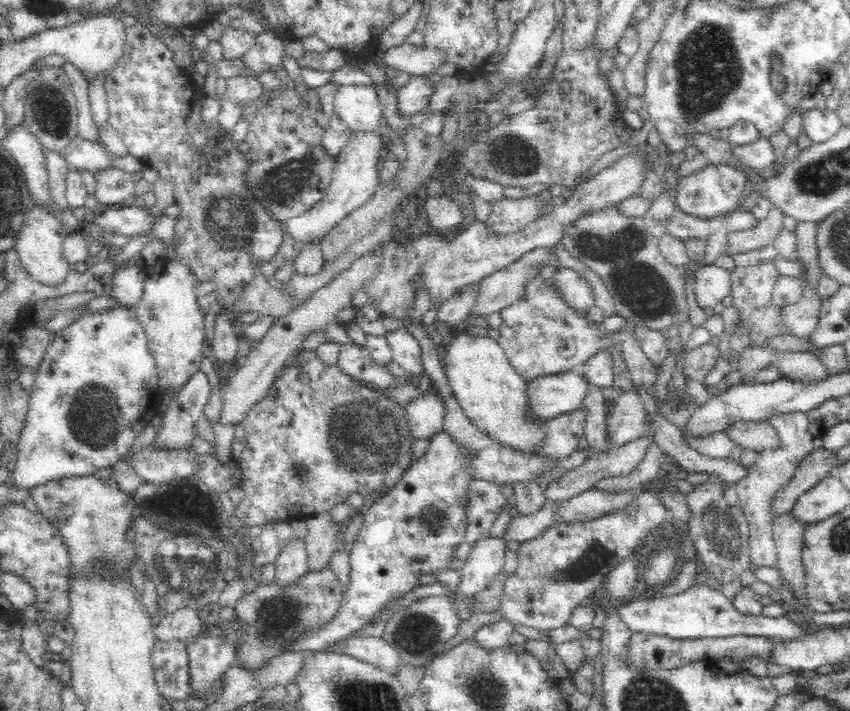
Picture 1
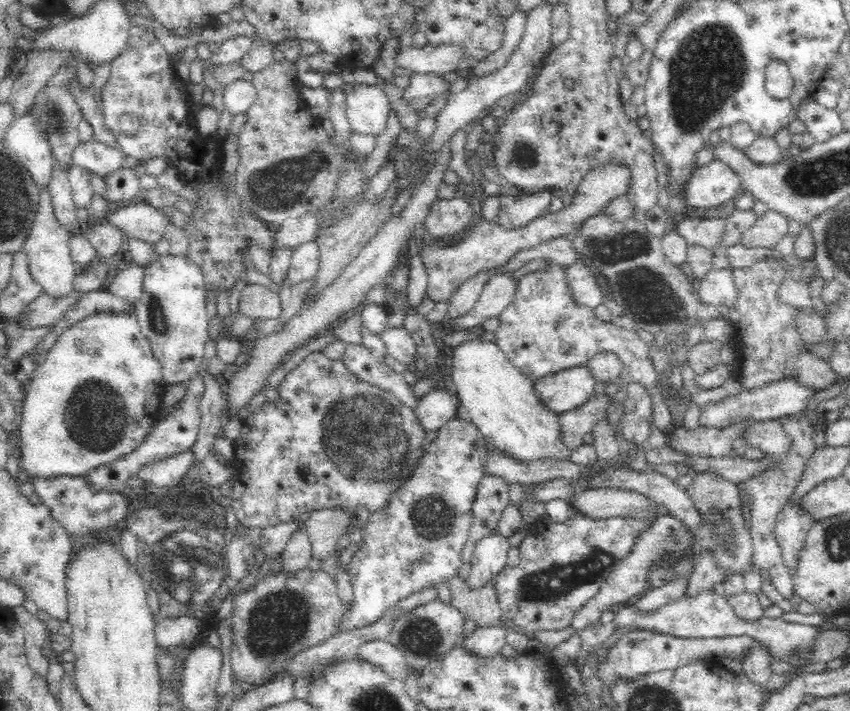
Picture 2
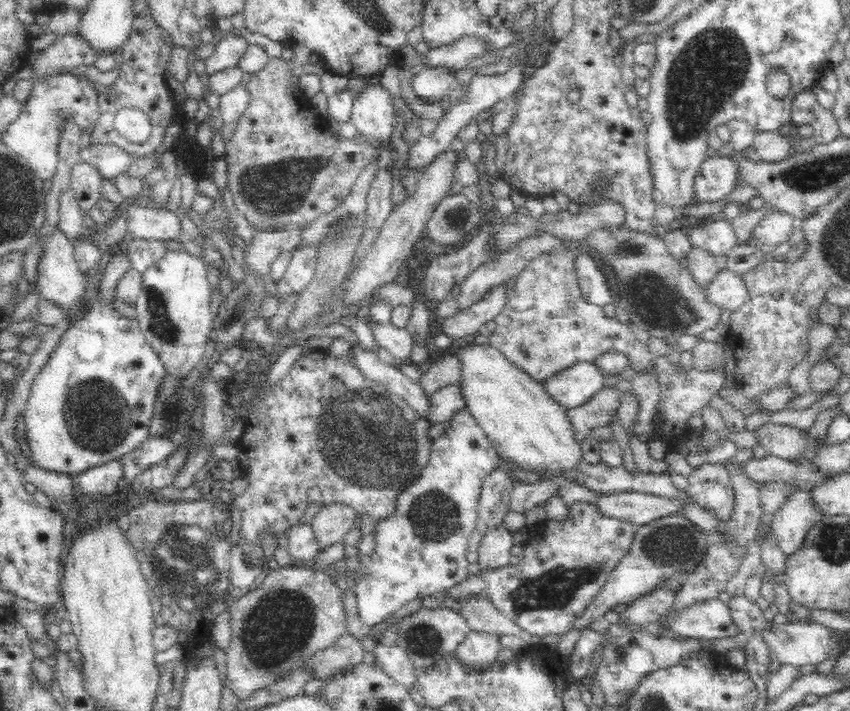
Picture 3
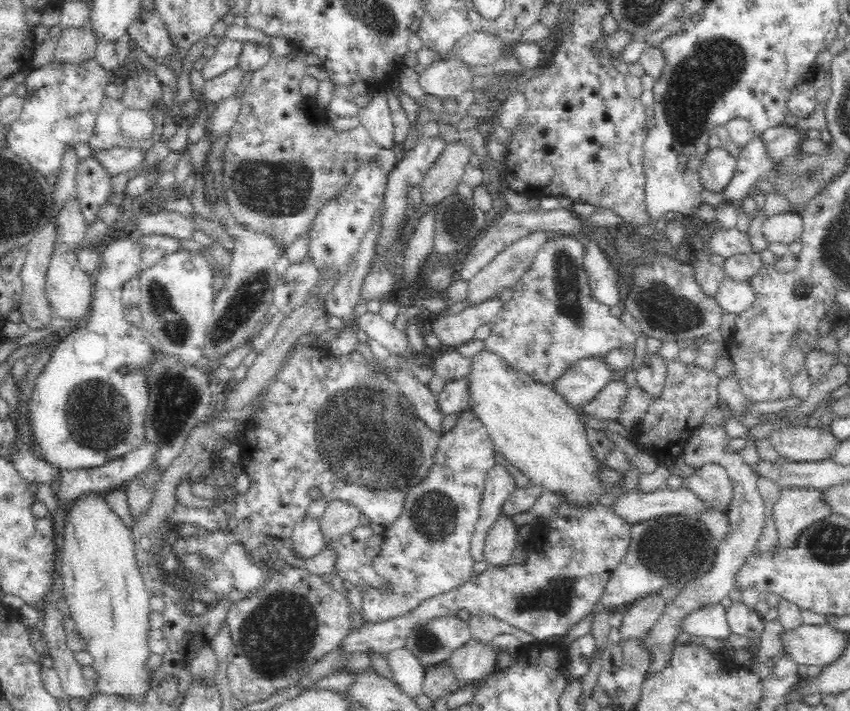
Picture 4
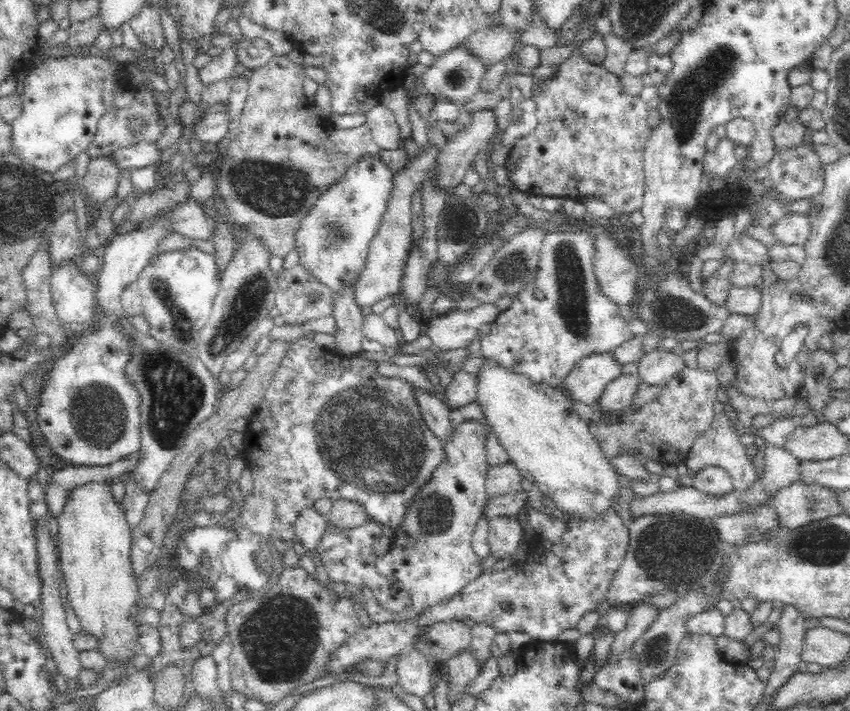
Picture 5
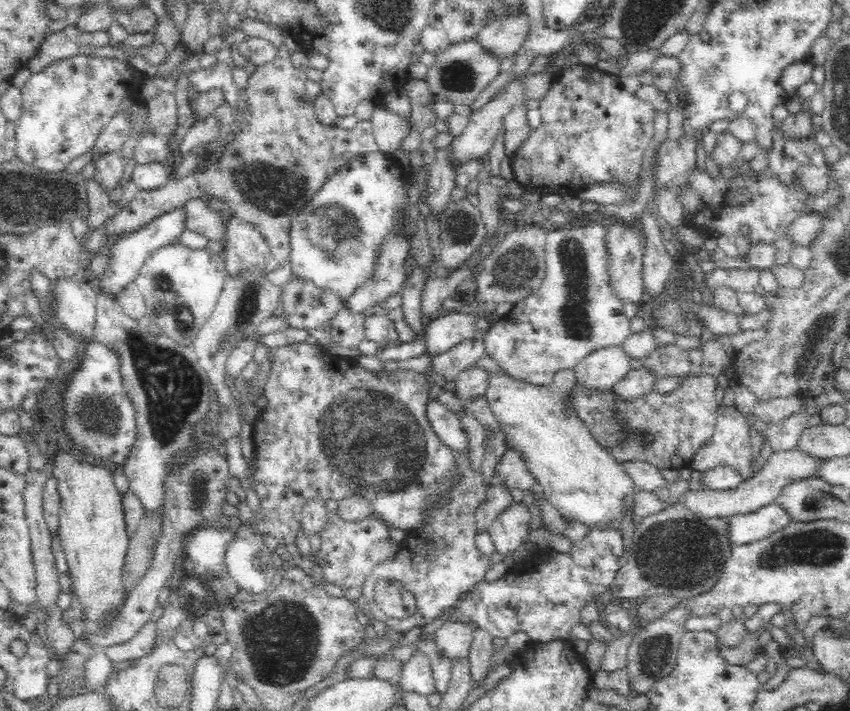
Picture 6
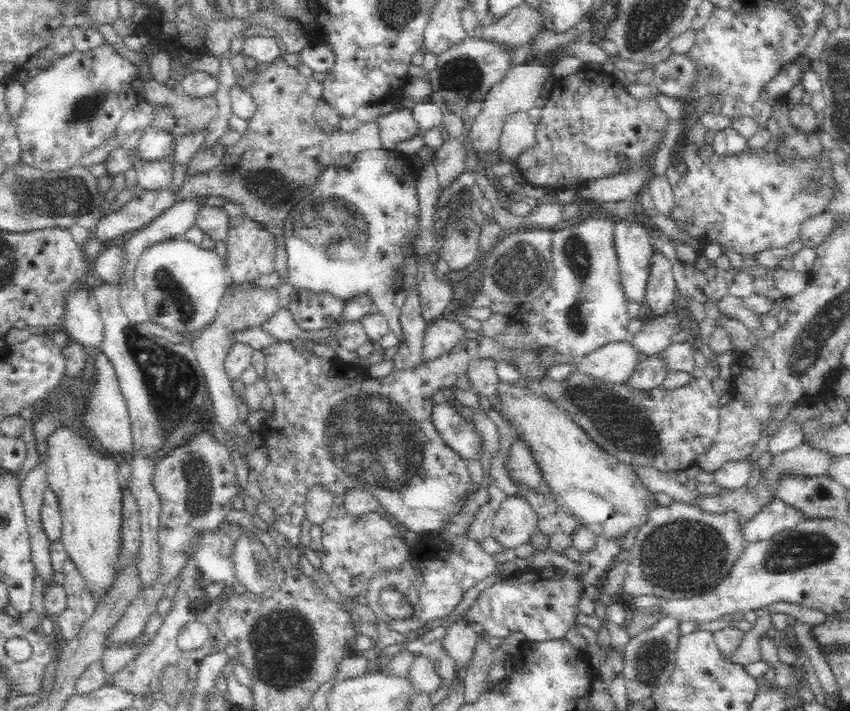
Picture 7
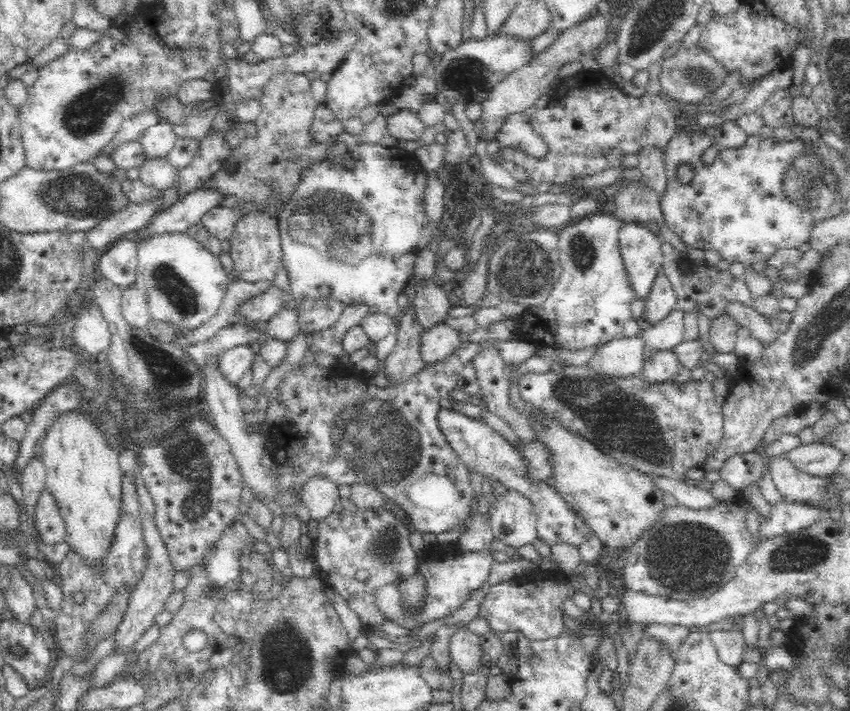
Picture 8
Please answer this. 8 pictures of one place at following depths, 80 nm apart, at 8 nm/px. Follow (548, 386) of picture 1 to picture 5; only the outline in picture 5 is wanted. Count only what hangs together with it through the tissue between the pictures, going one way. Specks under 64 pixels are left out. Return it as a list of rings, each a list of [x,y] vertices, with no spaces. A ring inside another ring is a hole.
[[[611,353],[593,354],[578,360],[572,367],[572,370],[564,376],[562,382],[557,385],[557,388],[561,391],[566,390],[568,399],[574,400],[574,402],[592,405],[598,400],[598,396],[601,396],[602,390],[606,388],[607,384],[612,382],[620,374],[621,366],[618,363],[614,363]]]

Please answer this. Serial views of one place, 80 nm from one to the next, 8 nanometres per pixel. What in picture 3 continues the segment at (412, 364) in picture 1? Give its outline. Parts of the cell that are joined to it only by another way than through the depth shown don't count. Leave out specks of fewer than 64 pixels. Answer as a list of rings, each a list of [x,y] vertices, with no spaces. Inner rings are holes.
[[[387,323],[373,330],[376,340],[388,353],[400,361],[408,363],[414,350],[413,338],[405,328],[395,328]]]

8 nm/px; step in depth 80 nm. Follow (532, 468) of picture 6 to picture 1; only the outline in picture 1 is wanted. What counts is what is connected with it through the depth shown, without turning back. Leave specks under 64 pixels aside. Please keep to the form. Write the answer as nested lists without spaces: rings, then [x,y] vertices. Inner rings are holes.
[[[459,327],[446,337],[448,343],[444,346],[444,358],[440,360],[442,371],[446,375],[446,384],[450,387],[452,395],[460,403],[466,416],[478,428],[486,431],[498,442],[509,444],[523,451],[530,450],[530,444],[536,444],[544,436],[544,433],[540,429],[540,424],[524,423],[524,419],[522,419],[524,408],[526,408],[526,389],[524,389],[526,380],[514,371],[502,345],[497,340],[489,336],[472,336],[467,331]]]

